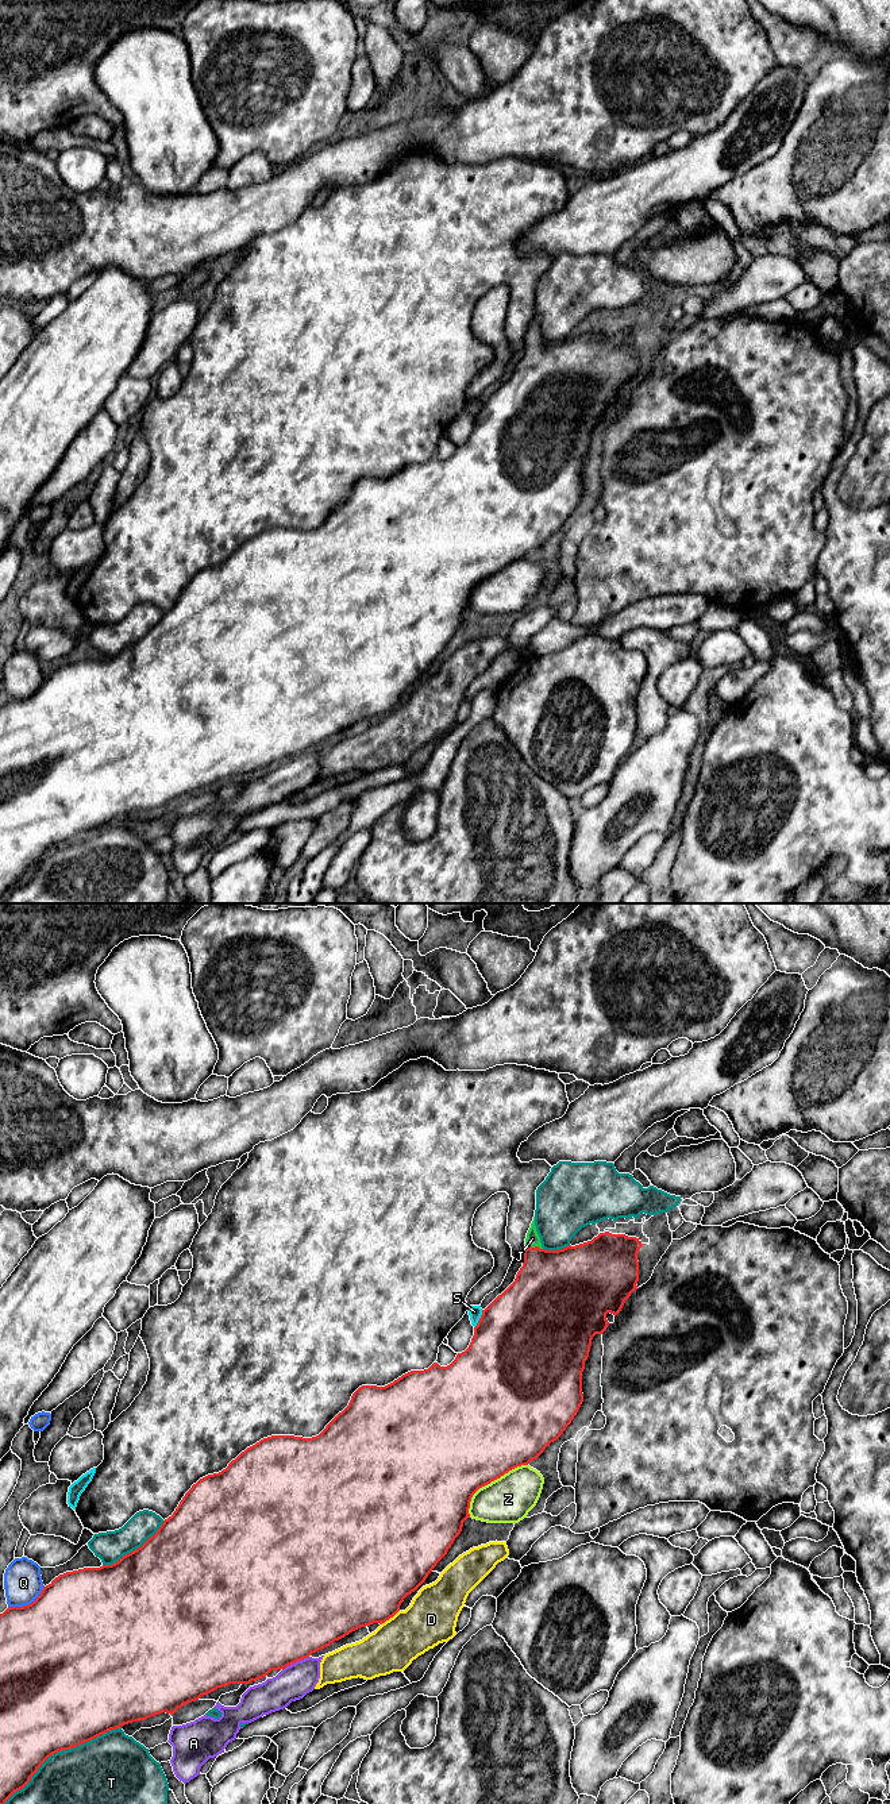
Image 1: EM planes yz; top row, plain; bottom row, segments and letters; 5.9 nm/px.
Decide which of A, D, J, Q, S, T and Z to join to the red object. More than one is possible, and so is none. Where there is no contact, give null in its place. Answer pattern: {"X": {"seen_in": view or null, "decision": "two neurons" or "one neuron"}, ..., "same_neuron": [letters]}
{"A": {"seen_in": "yz", "decision": "two neurons"}, "D": {"seen_in": "yz", "decision": "two neurons"}, "J": {"seen_in": "yz", "decision": "one neuron"}, "Q": {"seen_in": "yz", "decision": "two neurons"}, "S": {"seen_in": "yz", "decision": "two neurons"}, "T": {"seen_in": "yz", "decision": "two neurons"}, "Z": {"seen_in": "yz", "decision": "two neurons"}, "same_neuron": ["J"]}

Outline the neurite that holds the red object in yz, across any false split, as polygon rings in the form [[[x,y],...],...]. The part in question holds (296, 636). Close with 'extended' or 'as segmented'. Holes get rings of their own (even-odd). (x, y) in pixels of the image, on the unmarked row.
[[[533,309],[525,331],[524,355],[515,374],[482,402],[469,440],[458,446],[450,458],[440,459],[434,455],[428,462],[411,463],[385,479],[359,479],[348,498],[316,529],[271,528],[261,532],[221,564],[193,577],[173,608],[140,640],[112,658],[59,667],[43,679],[31,697],[8,699],[0,706],[0,898],[23,882],[42,856],[58,844],[70,843],[111,822],[162,805],[173,807],[182,798],[217,780],[250,776],[271,763],[285,762],[308,751],[361,720],[382,717],[393,710],[404,691],[425,674],[461,627],[463,614],[470,610],[473,587],[509,563],[536,552],[571,516],[583,494],[582,465],[592,432],[606,423],[606,406],[616,409],[637,382],[637,346],[643,338],[636,329],[605,324],[575,339],[546,343],[542,340]]] | extended

